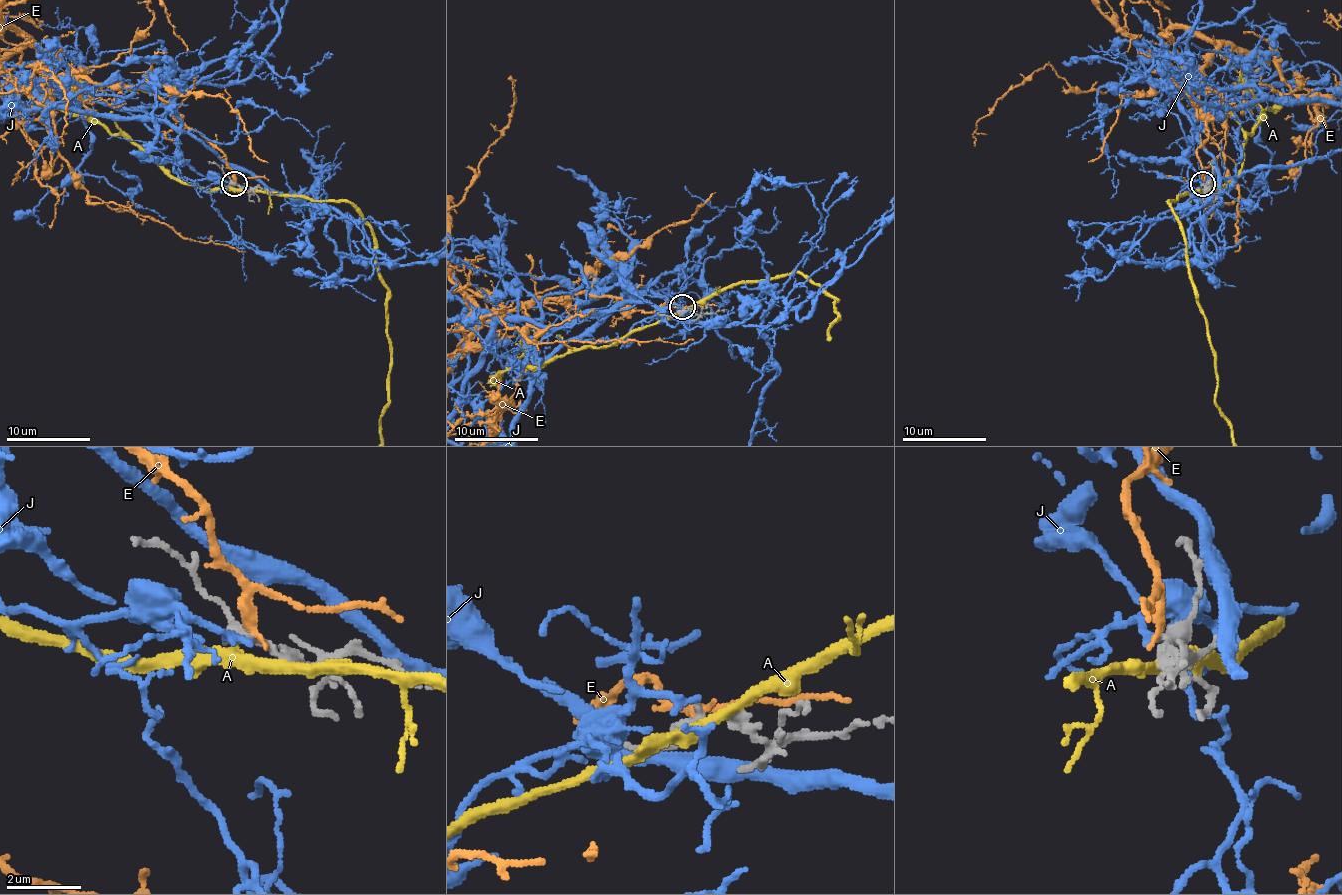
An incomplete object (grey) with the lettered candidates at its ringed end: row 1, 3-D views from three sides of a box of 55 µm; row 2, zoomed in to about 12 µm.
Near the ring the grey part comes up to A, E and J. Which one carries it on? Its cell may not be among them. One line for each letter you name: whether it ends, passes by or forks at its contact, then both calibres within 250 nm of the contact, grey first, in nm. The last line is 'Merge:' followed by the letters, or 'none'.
J: it ends there; 240 nm thick on the grey side, 220 nm on the other
Merge: J

